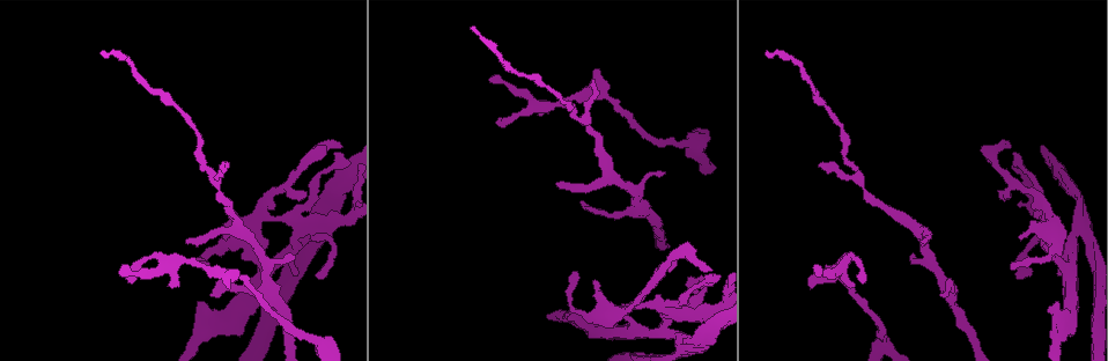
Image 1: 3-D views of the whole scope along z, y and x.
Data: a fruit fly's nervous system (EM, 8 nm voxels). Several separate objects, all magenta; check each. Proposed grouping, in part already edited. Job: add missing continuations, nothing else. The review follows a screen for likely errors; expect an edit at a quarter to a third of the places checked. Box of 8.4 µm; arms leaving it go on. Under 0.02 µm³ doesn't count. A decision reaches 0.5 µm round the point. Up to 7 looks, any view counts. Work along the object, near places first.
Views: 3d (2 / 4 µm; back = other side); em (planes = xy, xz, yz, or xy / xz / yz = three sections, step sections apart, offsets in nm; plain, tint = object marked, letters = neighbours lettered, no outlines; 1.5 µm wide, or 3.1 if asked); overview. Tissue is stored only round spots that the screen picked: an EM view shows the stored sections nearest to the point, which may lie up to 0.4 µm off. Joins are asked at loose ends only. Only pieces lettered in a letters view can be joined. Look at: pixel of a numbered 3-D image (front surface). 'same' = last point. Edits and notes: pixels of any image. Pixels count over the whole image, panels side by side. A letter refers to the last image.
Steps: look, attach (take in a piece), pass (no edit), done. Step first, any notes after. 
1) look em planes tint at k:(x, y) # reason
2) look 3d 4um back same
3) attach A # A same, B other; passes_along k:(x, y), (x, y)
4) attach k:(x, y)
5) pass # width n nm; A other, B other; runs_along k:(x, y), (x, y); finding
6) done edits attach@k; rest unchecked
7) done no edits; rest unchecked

look em planes letters at 1:(914, 256) # an open end

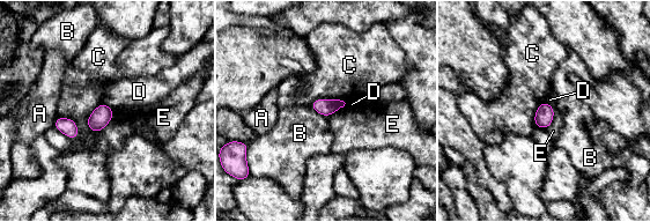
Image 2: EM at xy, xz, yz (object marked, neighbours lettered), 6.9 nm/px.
pass # A other, B other, C other, D other, E other; border 2:(115, 110), (111, 119), (100, 131); none of them fits

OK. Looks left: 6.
look 3d 4um at 1:(1057, 304) # an open end

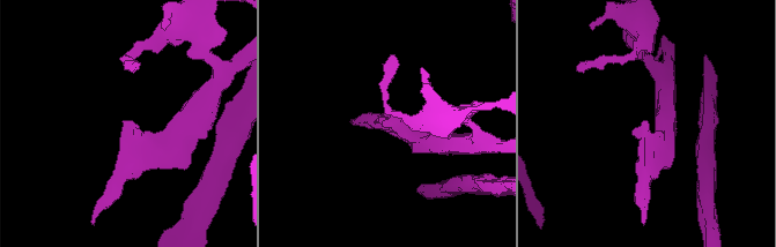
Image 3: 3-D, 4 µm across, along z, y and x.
look em xz step 8 letters at 3:(645, 121)

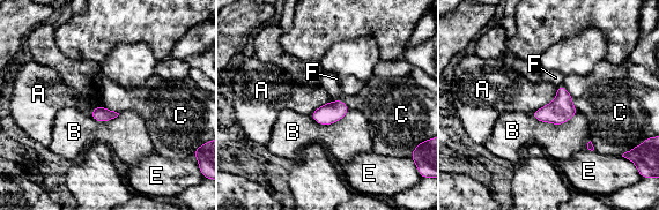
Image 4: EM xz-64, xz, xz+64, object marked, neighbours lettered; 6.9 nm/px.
look em planes letters same

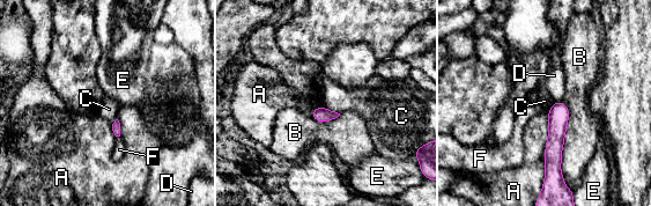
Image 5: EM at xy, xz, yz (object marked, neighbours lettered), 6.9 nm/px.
pass # A other, B other, C other, D other, E other, F other; border 5:(562, 100), (554, 102); none of them fits

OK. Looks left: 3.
look em planes letters at 1:(921, 245) # branch stops here

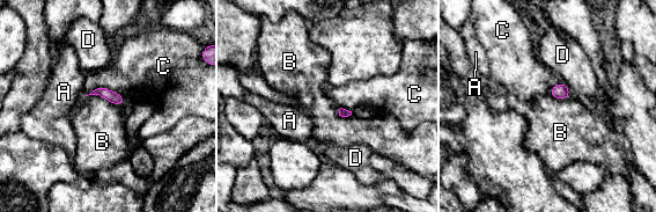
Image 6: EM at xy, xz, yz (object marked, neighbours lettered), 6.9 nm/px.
pass # A other, B other, C other, D other; border 6:(86, 95), (102, 96), (119, 107); none of them fits

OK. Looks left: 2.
done no edits; rest unchecked

